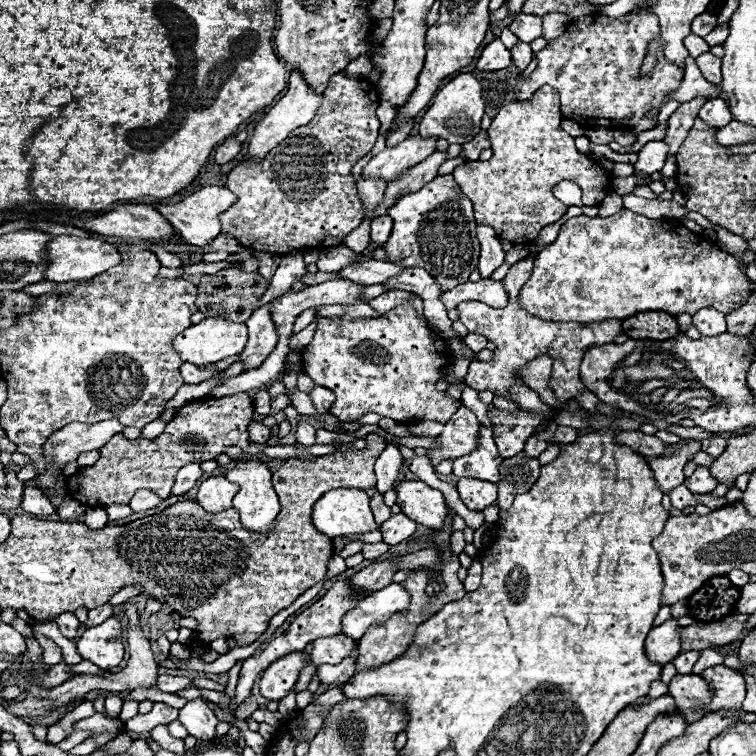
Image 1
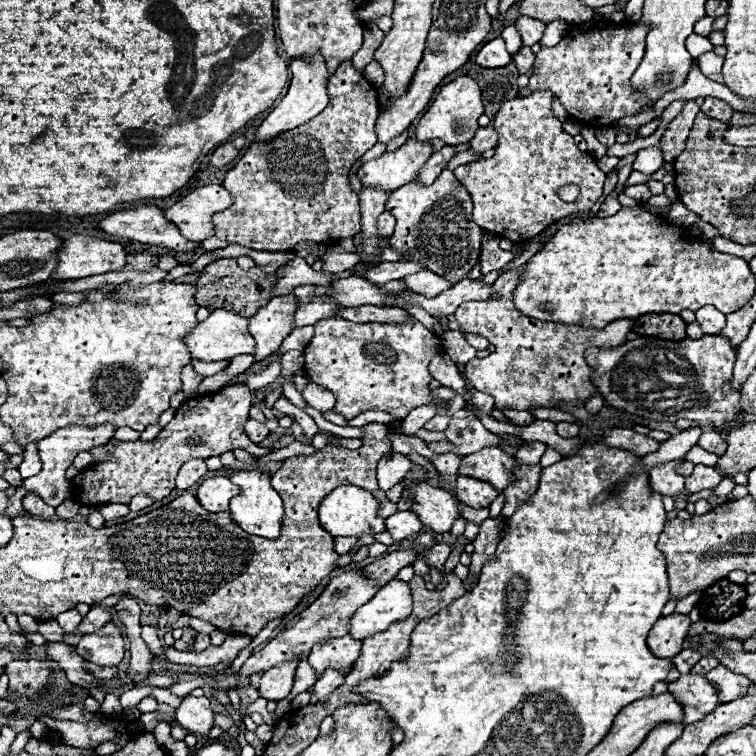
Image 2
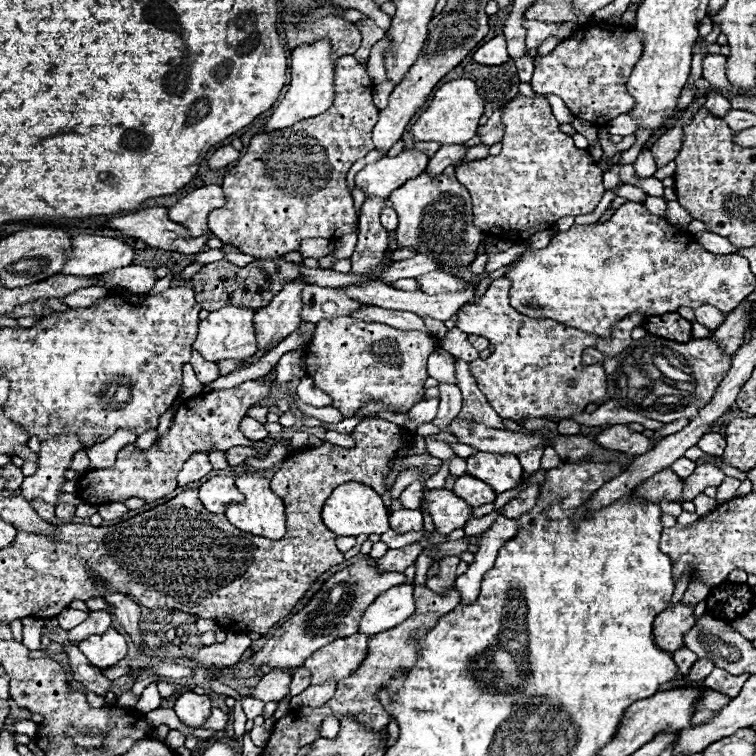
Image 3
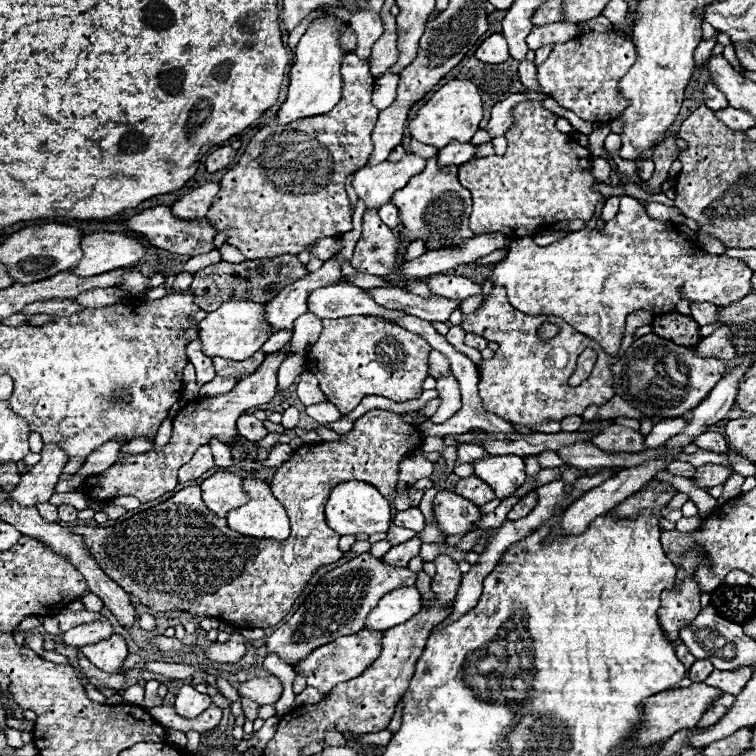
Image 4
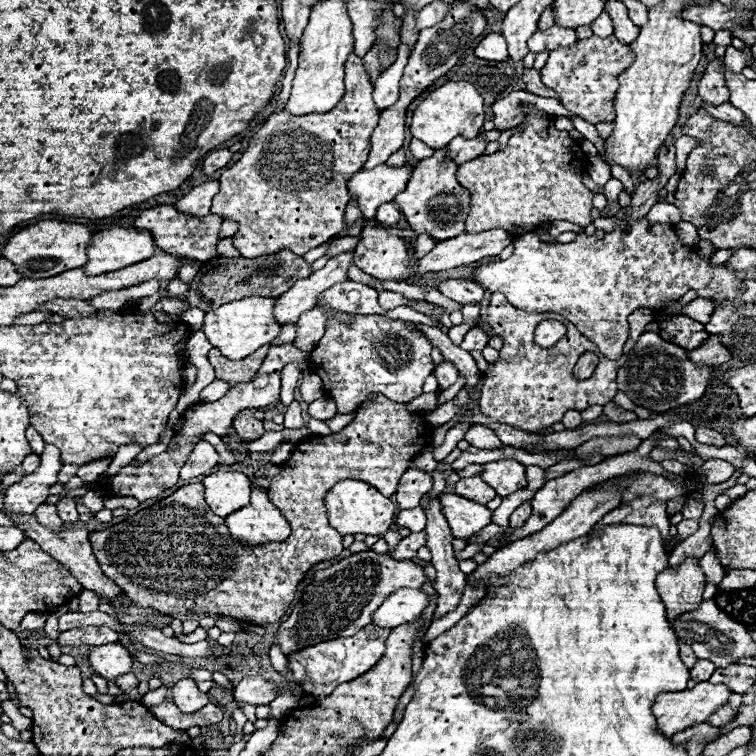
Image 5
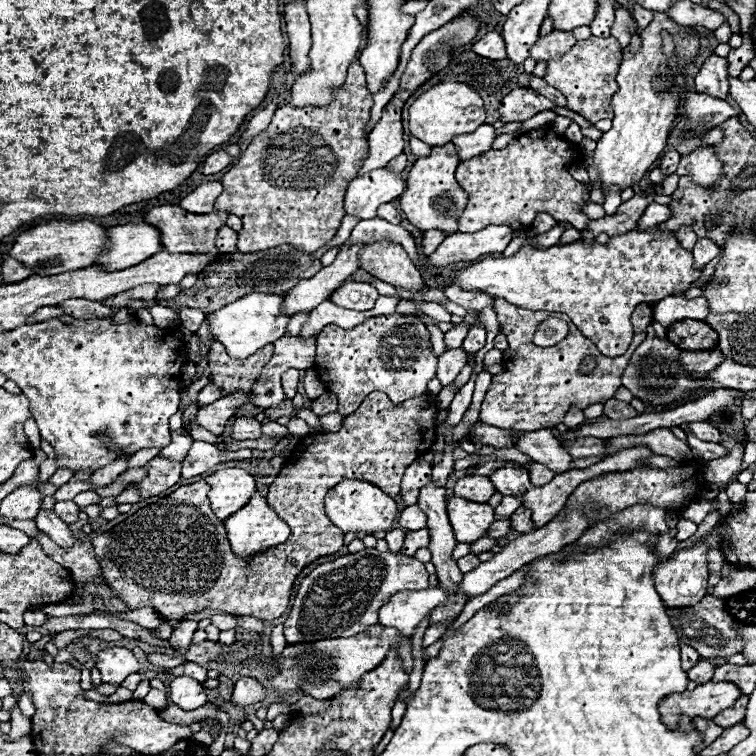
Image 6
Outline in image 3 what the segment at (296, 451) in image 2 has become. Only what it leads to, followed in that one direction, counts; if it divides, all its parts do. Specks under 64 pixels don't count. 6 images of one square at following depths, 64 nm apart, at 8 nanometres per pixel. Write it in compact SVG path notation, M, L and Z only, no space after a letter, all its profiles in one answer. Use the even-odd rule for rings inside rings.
M236 446L226 452L226 459L229 465L237 466L242 463L247 457L256 457L265 459L265 455L258 454L254 449L243 446Z

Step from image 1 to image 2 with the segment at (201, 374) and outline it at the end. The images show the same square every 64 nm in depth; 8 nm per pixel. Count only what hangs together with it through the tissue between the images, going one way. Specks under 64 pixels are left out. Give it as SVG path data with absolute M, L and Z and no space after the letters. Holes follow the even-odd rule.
M186 364L184 370L182 370L182 384L184 384L184 386L182 386L182 392L192 398L192 394L196 392L196 388L198 388L200 382L202 382L202 376L194 372L192 364Z

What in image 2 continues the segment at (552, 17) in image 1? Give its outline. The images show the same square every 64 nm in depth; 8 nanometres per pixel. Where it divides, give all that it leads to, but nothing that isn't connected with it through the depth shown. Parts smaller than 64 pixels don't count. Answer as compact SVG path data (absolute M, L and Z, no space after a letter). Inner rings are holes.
M554 20L554 22L550 22L548 28L546 28L544 38L540 40L540 46L542 48L554 48L564 38L564 24L568 26L566 20Z

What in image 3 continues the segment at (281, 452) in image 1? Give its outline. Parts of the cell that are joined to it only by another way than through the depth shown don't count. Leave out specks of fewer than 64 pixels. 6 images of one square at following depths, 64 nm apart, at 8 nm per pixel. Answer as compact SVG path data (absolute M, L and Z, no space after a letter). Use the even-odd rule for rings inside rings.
M256 378L238 384L232 390L220 390L210 394L194 396L180 404L174 414L172 426L166 436L156 440L154 446L148 450L138 450L134 444L124 446L118 452L116 464L108 470L92 470L82 474L78 482L76 494L86 504L108 504L108 502L124 502L128 498L142 498L144 502L154 502L164 498L176 488L176 474L180 472L182 464L200 450L230 450L234 446L252 446L252 442L240 432L238 424L248 414L252 406L268 398L272 380Z

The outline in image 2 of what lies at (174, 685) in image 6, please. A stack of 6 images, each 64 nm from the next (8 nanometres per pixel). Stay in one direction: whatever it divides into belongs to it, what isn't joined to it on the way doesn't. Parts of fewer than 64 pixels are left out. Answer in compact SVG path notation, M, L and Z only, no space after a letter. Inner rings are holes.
M184 696L176 708L178 722L198 734L206 734L212 728L214 710L206 696Z

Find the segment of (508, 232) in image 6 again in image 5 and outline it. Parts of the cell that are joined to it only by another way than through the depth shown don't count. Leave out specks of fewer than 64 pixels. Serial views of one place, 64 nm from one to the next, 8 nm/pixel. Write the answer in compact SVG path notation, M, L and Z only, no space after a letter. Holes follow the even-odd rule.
M492 228L480 234L460 234L452 240L438 242L432 252L428 252L424 258L416 262L414 270L418 274L424 274L450 270L462 264L472 264L480 258L500 254L510 242L512 236L502 228Z

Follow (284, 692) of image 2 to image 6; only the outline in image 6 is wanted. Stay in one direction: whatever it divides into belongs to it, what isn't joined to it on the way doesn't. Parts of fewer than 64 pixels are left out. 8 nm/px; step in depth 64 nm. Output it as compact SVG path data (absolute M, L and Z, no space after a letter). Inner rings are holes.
M240 678L234 684L234 694L232 694L232 702L238 706L250 706L256 702L262 702L266 696L264 684L260 684L256 678Z

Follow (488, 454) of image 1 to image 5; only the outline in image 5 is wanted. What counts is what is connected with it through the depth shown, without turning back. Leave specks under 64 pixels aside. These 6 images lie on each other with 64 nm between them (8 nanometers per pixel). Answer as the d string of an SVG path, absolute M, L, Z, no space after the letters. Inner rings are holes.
M498 460L498 462L488 462L484 464L484 472L480 474L484 482L492 484L496 488L498 496L508 496L516 490L526 488L526 474L524 466L516 460Z

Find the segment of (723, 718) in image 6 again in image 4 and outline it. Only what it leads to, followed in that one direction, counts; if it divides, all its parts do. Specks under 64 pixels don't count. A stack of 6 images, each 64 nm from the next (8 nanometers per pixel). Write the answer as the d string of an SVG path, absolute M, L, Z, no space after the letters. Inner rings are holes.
M724 694L720 700L716 700L716 702L708 708L706 716L702 716L702 720L698 722L698 726L708 728L708 724L716 724L716 720L722 720L724 714L728 712L728 708L730 708L734 702L736 702L736 696L732 696L732 694Z

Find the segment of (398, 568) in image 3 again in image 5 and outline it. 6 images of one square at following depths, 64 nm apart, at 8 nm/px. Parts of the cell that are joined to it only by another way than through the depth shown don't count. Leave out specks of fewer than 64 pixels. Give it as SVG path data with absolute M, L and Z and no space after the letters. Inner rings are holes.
M414 532L414 534L402 538L400 544L390 554L396 560L404 560L404 558L412 560L416 556L416 550L422 546L426 546L426 532Z

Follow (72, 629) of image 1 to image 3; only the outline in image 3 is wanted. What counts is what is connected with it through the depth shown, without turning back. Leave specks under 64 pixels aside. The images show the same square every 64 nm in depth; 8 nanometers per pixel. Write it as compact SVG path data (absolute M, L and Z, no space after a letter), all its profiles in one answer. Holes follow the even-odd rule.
M66 608L64 612L58 614L58 622L60 622L60 628L62 628L62 630L72 630L72 628L78 626L80 622L84 622L88 616L90 616L90 612L80 612L80 610Z

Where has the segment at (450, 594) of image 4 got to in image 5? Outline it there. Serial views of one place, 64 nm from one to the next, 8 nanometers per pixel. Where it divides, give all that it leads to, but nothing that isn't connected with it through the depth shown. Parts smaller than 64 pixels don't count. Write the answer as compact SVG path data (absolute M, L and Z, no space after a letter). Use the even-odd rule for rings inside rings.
M438 496L432 498L426 506L424 506L424 514L428 516L428 522L426 522L426 534L428 534L428 542L426 546L430 548L432 552L432 564L436 568L436 580L434 580L434 588L438 592L438 604L436 604L436 610L434 610L434 620L440 620L442 616L446 616L448 612L452 612L458 604L460 604L460 596L464 592L464 582L466 582L466 574L460 572L458 568L458 560L454 558L454 550L452 550L452 532L448 528L448 522L442 514L442 506L440 506L440 500Z

